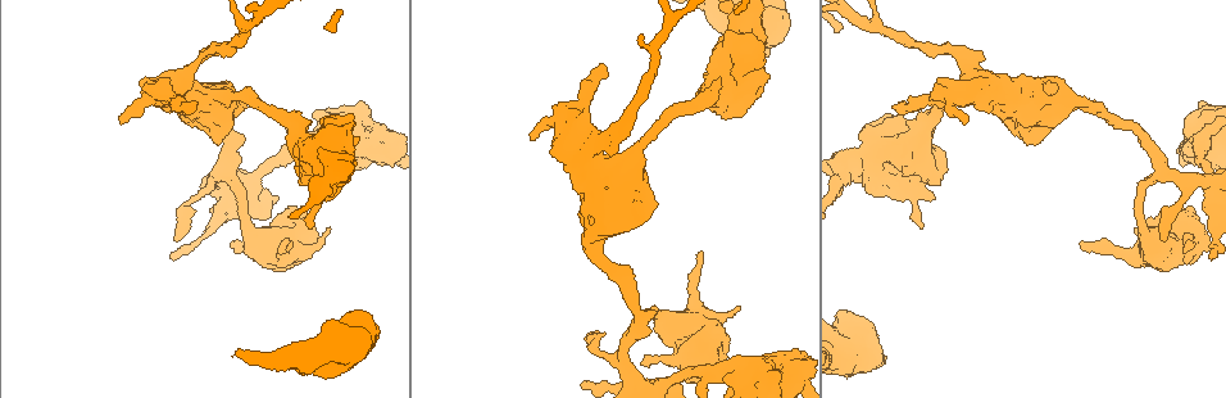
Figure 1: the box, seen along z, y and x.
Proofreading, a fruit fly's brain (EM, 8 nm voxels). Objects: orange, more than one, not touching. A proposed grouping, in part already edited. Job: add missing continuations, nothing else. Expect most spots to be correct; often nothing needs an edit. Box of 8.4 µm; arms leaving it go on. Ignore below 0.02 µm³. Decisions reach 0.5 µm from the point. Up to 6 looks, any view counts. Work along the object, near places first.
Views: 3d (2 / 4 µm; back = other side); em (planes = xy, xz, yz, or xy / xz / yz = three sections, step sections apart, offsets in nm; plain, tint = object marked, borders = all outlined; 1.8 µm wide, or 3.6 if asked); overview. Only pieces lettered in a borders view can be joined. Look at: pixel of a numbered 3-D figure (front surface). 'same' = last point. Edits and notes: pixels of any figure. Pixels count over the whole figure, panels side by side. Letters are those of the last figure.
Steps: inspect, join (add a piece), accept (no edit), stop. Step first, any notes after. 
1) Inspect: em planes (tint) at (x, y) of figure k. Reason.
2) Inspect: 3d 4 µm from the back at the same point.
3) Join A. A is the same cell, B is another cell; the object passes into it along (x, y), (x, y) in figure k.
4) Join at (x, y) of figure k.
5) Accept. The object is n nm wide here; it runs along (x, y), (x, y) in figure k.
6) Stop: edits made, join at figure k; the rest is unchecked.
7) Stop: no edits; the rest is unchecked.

Inspect: em planes (plain) at (308, 226) of figure 1. Free end.

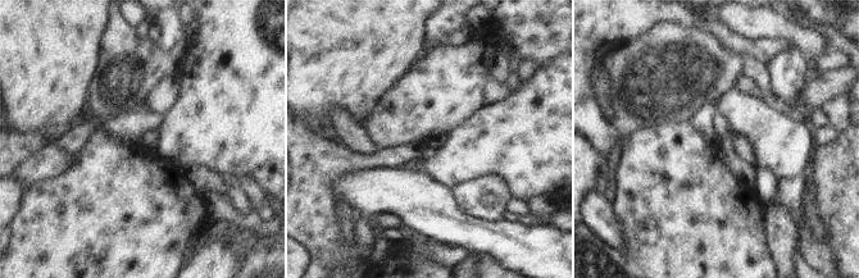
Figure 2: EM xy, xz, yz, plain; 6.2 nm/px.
Inspect: em planes (tint) at the same point. Where the object lies.

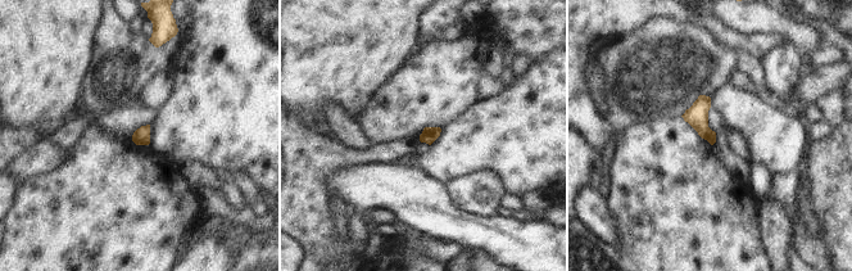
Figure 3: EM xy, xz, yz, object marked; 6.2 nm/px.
Inspect: em planes (borders) at the same point. See the neighbours.

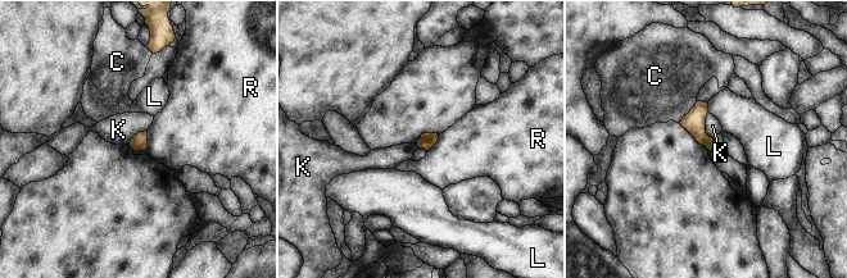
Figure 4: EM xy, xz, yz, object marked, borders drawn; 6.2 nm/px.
Accept. The object is 100 nm wide here; the longest contact is with C, 180 nm; C, K, L and R are other cells; none of them fits.

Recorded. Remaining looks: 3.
Inspect: 3d 4 µm at (588, 338) of figure 1. Tapers out.

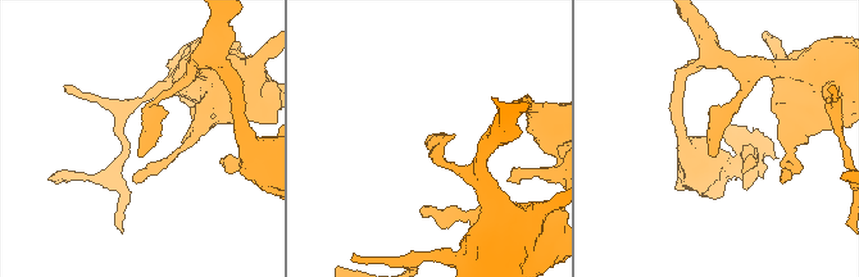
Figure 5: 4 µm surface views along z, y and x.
Inspect: em planes (borders) at (143, 156) of figure 5.

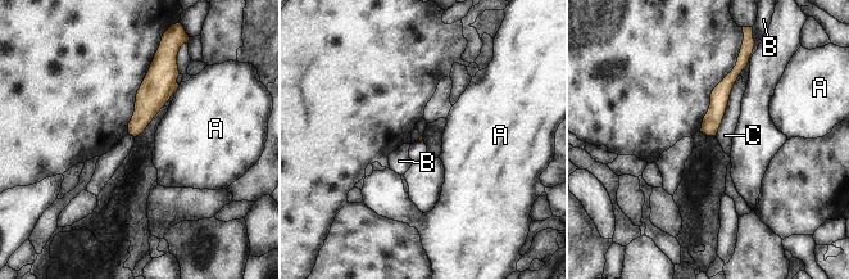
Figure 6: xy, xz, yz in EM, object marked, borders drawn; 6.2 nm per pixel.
Accept. The longest contact is with C, 420 nm; A, B and C are other cells; it runs along (740, 66), (720, 95), (709, 132) in figure 6; no lettered piece goes on from it.

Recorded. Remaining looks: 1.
Stop: no edits; the rest is unchecked.

